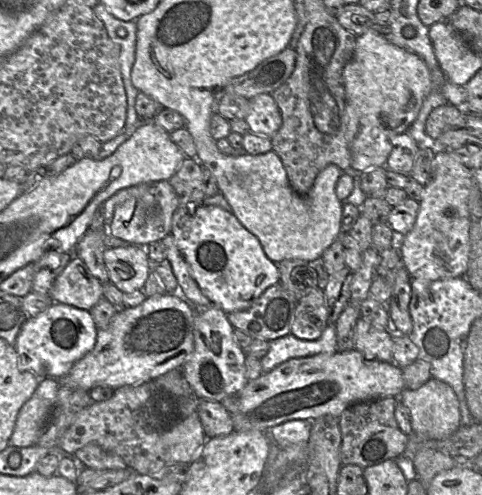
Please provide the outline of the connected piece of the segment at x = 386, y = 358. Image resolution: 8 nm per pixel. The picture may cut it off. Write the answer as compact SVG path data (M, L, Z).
M360 316L354 334L355 349L361 352L366 359L394 363L393 333L392 330L374 326Z

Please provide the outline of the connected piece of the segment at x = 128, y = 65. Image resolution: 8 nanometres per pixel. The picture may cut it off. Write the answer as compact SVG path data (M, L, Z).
M100 2L92 9L103 22L108 36L119 51L120 72L127 97L127 118L123 132L131 136L136 127L140 123L145 122L136 112L135 104L139 91L135 88L131 80L137 39L136 21L122 21L117 19Z

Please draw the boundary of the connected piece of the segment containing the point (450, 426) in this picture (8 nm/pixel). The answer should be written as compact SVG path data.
M431 377L418 389L404 388L398 400L407 407L413 433L423 439L441 440L452 435L461 426L459 400L447 383Z

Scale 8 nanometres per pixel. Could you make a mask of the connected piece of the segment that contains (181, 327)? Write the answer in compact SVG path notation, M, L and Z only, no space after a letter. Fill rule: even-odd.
M181 293L163 294L147 297L135 307L118 308L105 329L97 330L95 346L79 359L69 373L59 380L60 385L80 388L89 391L95 386L108 386L117 389L125 385L141 385L154 380L170 370L181 369L194 349L195 306L186 300Z

